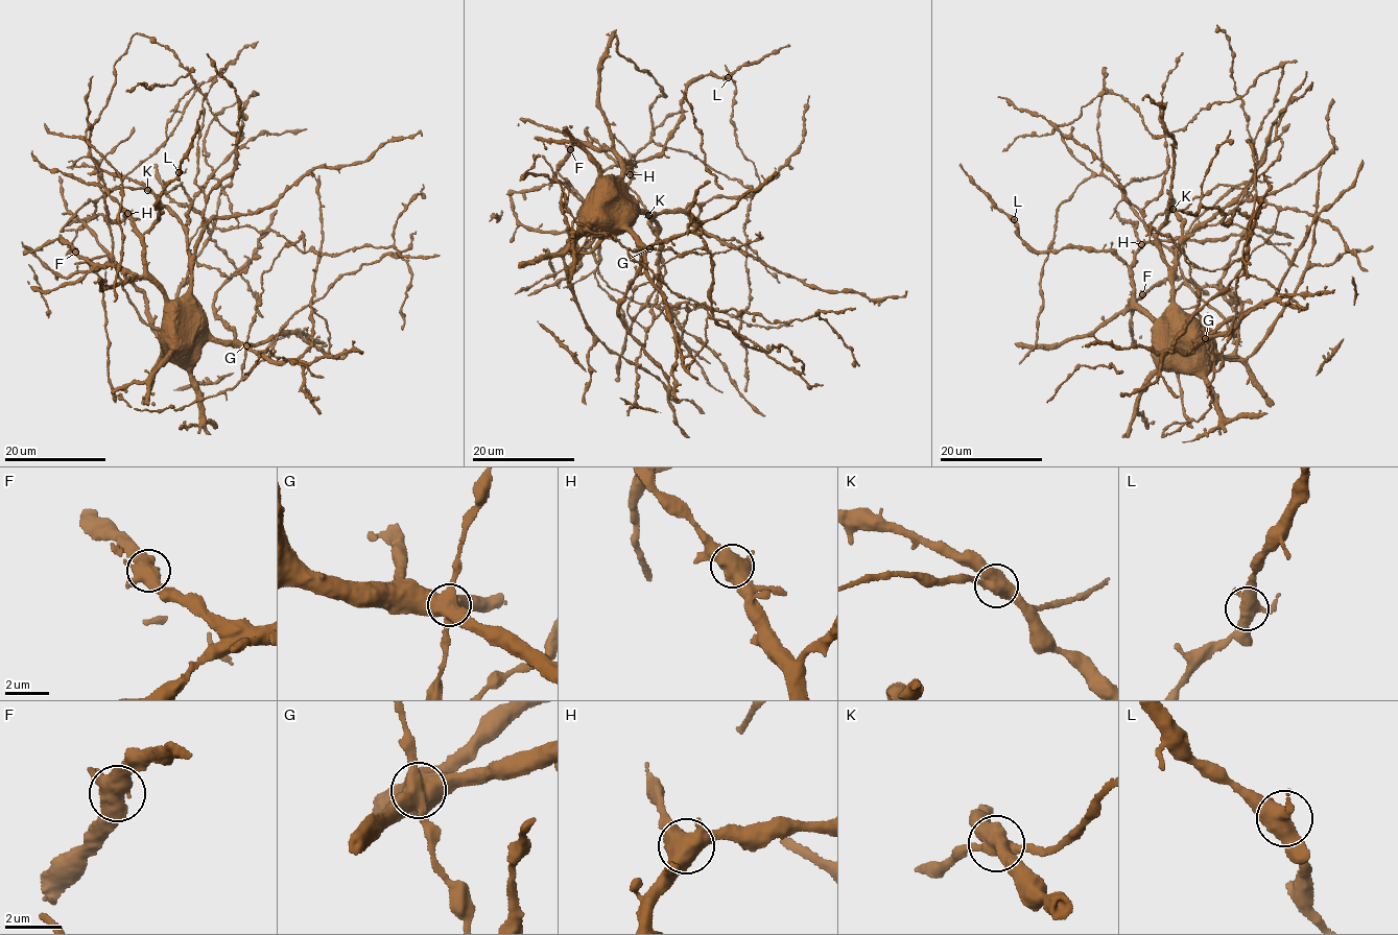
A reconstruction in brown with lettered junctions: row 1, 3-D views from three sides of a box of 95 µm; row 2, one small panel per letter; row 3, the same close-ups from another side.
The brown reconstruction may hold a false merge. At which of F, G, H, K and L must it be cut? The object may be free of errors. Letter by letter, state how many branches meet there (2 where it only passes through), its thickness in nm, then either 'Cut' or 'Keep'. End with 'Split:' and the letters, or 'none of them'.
F: Branches: 4. Thickness 550 nm. Keep
G: Branches: 4. Thickness 550 nm. Keep
H: Branches: 4. Thickness 480 nm. Keep
K: Branches: 4. Thickness 500 nm. Keep
L: Branches: 4. Thickness 440 nm. Keep
Split: none of them

